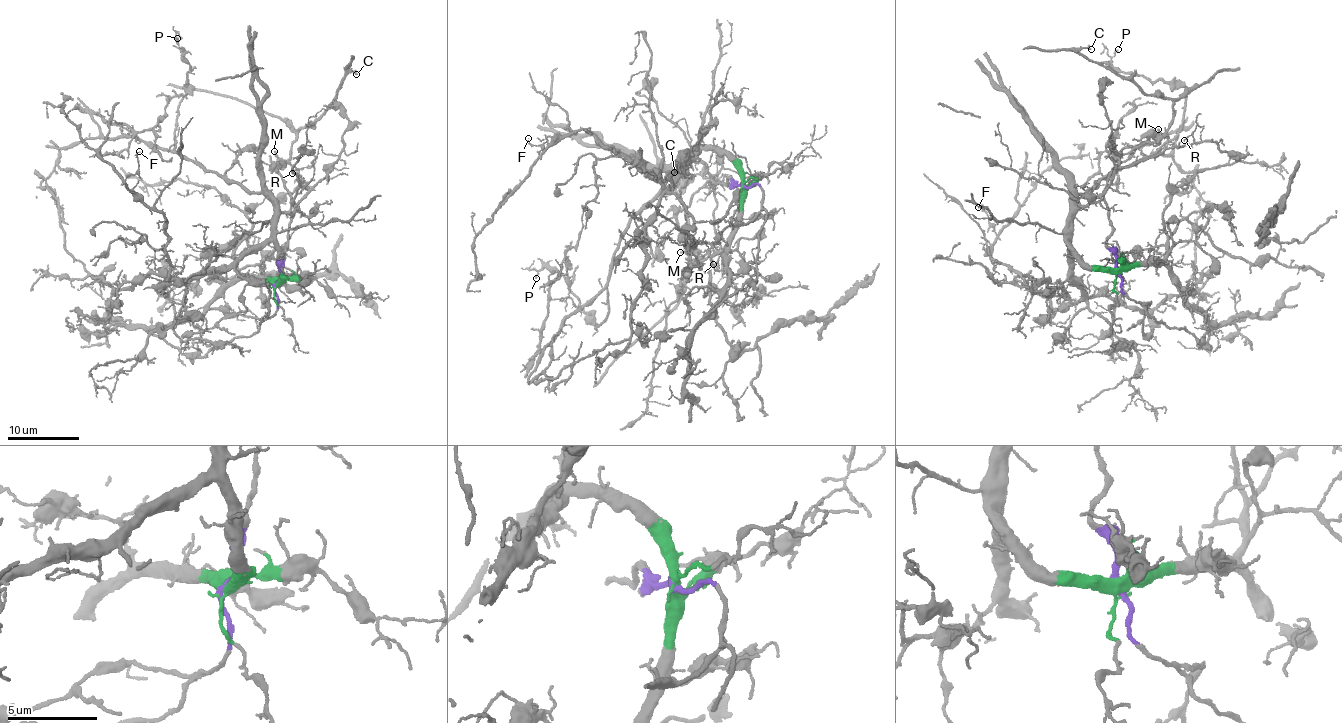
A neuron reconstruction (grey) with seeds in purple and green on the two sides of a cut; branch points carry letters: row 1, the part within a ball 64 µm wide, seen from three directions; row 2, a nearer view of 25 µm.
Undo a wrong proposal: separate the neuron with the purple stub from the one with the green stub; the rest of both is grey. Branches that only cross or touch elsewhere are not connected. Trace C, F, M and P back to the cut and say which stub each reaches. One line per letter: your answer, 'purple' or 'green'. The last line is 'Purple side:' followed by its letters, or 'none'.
C: purple
F: green
M: purple
P: green
Purple side: C, M

